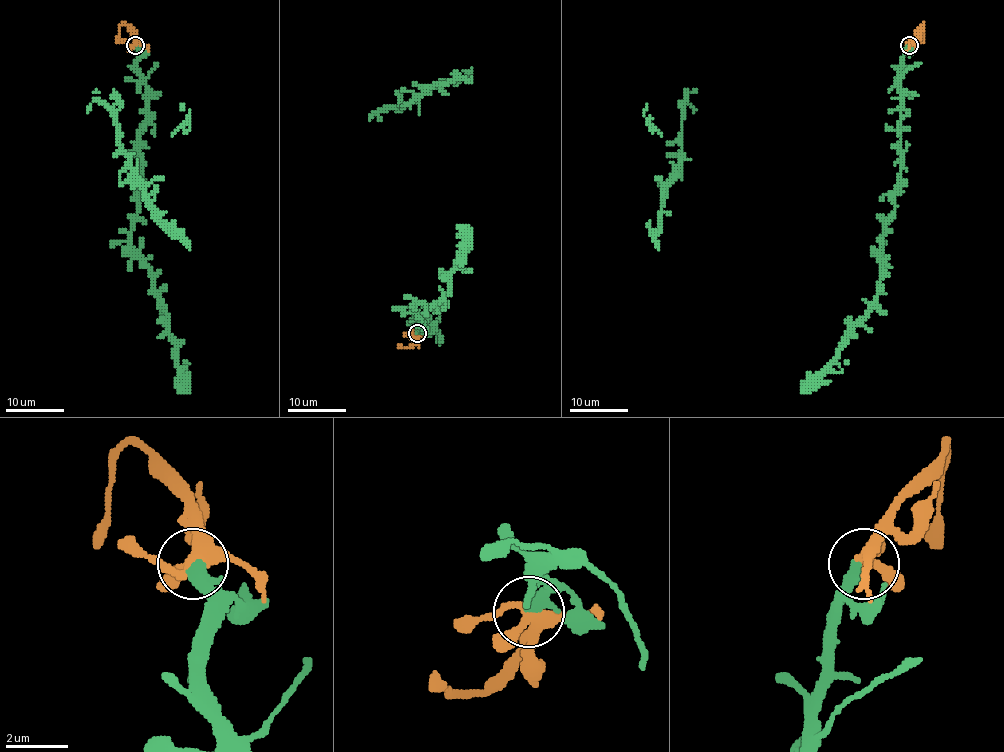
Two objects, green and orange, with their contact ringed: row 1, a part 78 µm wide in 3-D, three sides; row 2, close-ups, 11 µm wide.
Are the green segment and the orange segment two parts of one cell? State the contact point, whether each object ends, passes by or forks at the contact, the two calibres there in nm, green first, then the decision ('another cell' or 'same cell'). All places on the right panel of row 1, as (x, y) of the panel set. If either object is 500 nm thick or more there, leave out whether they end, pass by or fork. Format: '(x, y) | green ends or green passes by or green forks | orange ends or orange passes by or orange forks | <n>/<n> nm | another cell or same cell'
(909, 45) | green ends | orange forks | 480/380 nm | same cell

